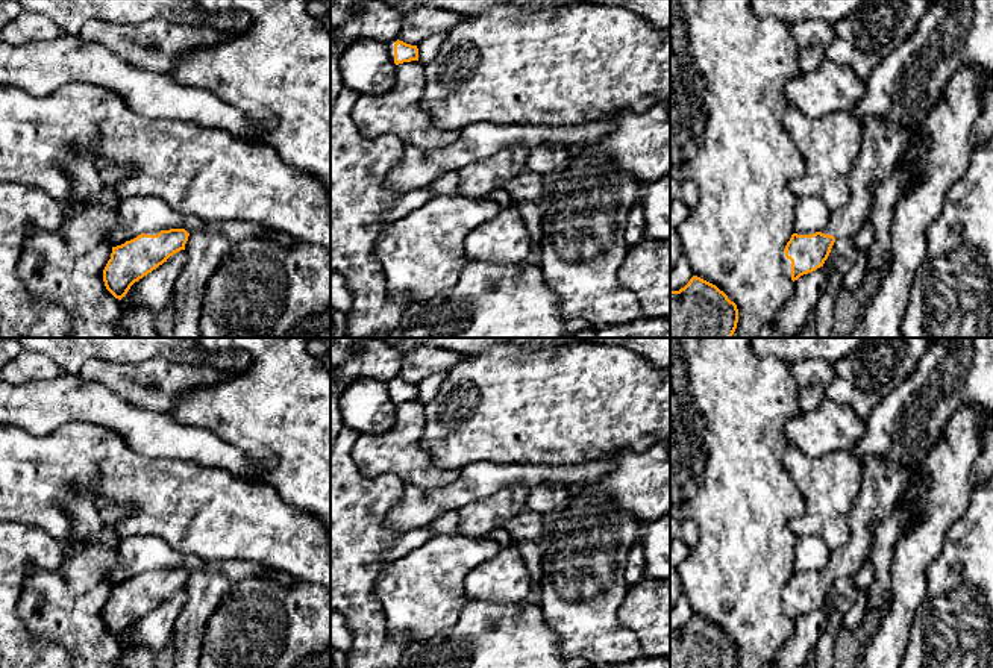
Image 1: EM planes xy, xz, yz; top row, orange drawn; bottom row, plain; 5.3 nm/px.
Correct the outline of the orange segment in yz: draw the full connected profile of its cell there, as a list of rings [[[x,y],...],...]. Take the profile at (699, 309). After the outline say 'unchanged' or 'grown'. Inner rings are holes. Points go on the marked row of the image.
[[[693,276],[679,291],[670,291],[670,338],[732,338],[738,309],[716,285]]]; unchanged

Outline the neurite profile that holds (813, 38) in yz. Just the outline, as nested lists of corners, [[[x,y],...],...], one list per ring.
[[[822,20],[797,21],[790,26],[796,42],[797,65],[802,73],[814,71],[826,58],[834,41],[834,24]]]

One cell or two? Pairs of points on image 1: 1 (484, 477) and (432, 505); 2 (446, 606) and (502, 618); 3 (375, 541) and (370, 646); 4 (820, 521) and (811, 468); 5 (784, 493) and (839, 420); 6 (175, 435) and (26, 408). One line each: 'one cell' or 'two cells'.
1: one cell
2: two cells
3: one cell
4: one cell
5: two cells
6: one cell

